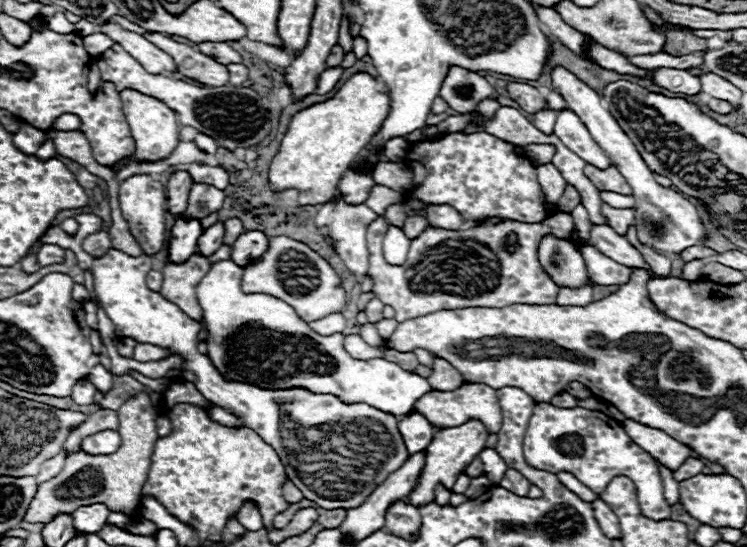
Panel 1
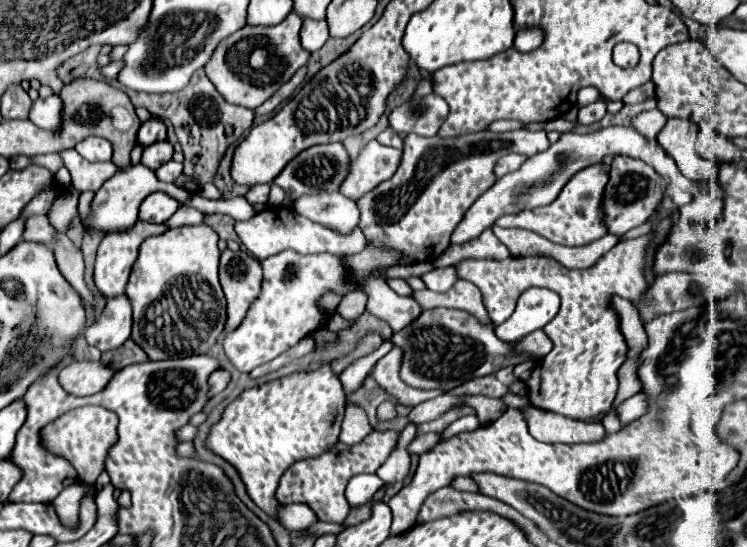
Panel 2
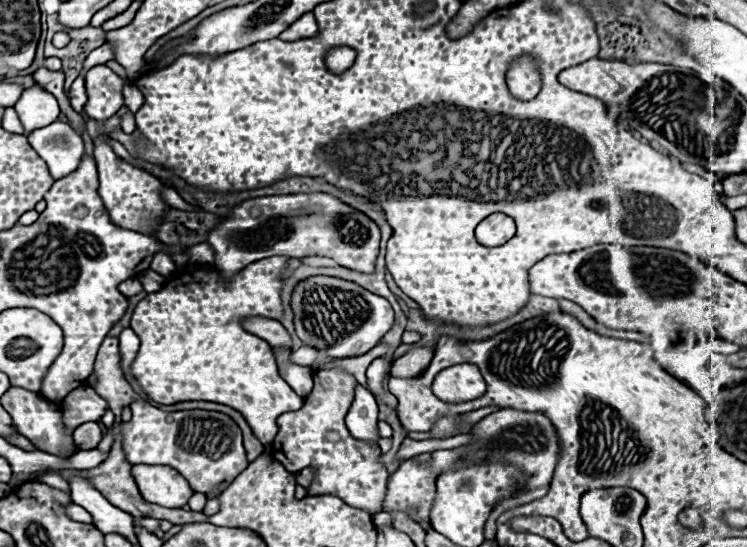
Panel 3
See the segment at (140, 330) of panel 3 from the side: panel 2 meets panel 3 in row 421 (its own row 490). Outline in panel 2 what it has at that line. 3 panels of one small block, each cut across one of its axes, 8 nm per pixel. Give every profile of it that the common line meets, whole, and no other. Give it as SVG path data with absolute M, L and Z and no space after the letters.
M322 364L316 370L292 372L284 378L248 388L232 400L212 426L206 448L238 470L248 496L258 508L278 518L276 488L280 476L294 462L316 458L338 442L344 404L342 384L330 364Z

